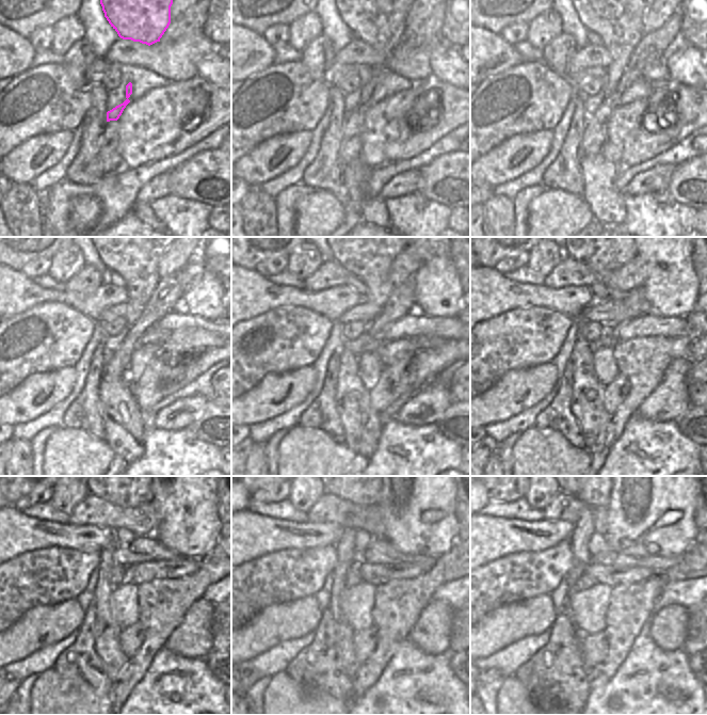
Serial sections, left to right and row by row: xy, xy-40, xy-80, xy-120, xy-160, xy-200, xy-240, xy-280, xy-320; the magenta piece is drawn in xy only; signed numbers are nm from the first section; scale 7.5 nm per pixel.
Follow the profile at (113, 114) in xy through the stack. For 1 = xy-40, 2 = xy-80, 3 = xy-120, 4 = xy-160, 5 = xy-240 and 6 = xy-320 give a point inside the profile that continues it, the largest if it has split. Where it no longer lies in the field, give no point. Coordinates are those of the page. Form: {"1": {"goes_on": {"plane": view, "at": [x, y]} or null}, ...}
{"1": {"goes_on": {"plane": "xy-40", "at": [368, 90]}}, "2": {"goes_on": {"plane": "xy-80", "at": [616, 19]}}, "3": {"goes_on": {"plane": "xy-120", "at": [135, 258]}}, "4": {"goes_on": {"plane": "xy-160", "at": [369, 258]}}, "5": {"goes_on": {"plane": "xy-240", "at": [123, 497]}}, "6": {"goes_on": {"plane": "xy-320", "at": [592, 497]}}}

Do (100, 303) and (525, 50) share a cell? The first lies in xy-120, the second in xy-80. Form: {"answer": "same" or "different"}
{"answer": "different"}

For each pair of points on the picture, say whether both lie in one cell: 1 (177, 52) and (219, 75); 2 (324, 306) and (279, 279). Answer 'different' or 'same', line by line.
1: different
2: different

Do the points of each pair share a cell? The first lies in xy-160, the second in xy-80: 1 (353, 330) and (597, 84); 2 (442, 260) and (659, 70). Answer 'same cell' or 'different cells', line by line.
1: same cell
2: different cells

